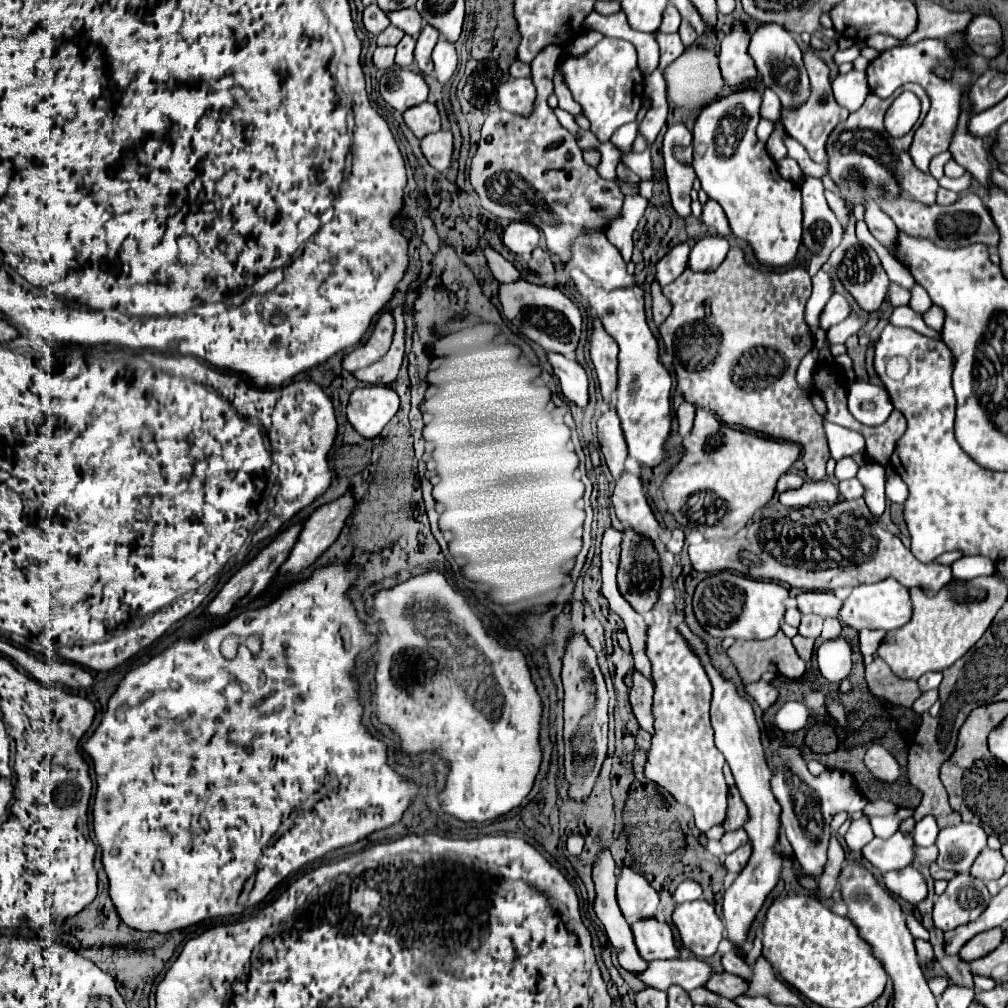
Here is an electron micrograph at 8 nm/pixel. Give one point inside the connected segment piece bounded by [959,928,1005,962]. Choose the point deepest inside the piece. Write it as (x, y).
(986, 942)

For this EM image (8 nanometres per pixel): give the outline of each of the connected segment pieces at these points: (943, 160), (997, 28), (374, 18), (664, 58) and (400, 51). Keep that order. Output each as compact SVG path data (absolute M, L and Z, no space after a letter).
M941 152L941 154L937 154L937 156L931 160L931 166L929 166L931 176L935 176L937 180L943 178L943 166L945 166L949 160L951 160L949 152Z
M979 14L965 30L965 42L975 54L995 58L1003 44L1003 28L993 16Z
M371 4L363 10L363 24L365 28L371 32L371 34L381 34L391 22L387 18L387 14L377 6L377 4Z
M655 30L653 36L655 36L655 40L657 40L659 48L661 48L659 70L665 70L665 68L675 60L675 58L679 58L679 56L683 54L685 46L683 46L683 42L681 42L681 38L679 38L677 32L667 34L667 32L659 32L659 30Z
M405 36L399 44L397 44L397 56L395 56L395 64L397 66L411 66L413 64L413 48L415 48L415 38L413 36Z

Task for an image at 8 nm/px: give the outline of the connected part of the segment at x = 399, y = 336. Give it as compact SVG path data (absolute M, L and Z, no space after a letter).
M401 306L393 308L391 314L393 314L393 318L395 318L395 332L393 332L391 348L389 348L389 352L387 352L381 360L377 360L375 364L353 372L353 376L355 376L357 380L361 380L361 382L371 380L371 382L377 384L377 386L387 386L387 384L391 384L391 382L397 378L397 372L399 372L399 368L401 368L401 360L403 360L403 354L405 354L405 344L403 344L405 318L403 318L403 308L401 308Z

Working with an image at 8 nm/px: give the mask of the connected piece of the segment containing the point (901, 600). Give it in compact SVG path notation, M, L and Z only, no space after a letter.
M887 578L887 580L881 580L877 584L861 584L861 586L853 588L853 592L845 600L839 616L847 626L851 626L855 630L861 630L861 628L895 630L895 628L905 626L911 620L913 604L911 604L911 596L909 596L907 588L901 586L893 578Z

